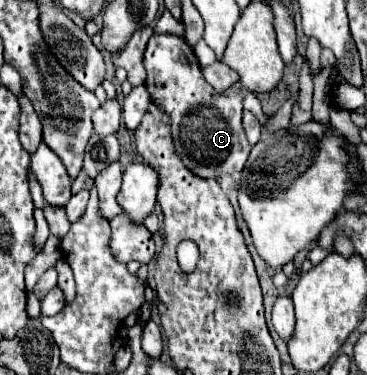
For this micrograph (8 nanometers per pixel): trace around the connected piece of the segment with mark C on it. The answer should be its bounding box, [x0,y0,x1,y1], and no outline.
[144,33,252,179]

